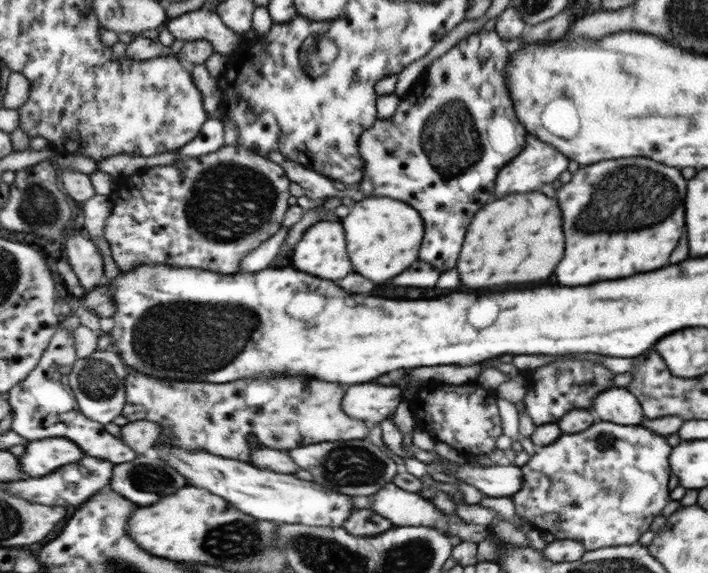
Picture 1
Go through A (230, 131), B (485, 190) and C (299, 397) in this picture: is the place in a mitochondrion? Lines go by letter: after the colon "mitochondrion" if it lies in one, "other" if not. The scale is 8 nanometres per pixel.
A: other
B: other
C: mitochondrion

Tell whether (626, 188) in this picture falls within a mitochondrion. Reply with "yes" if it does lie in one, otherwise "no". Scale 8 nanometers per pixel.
yes

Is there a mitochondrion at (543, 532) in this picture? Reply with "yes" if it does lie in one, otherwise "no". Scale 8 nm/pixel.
no

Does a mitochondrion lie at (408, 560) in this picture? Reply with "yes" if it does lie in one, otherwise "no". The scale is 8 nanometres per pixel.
yes

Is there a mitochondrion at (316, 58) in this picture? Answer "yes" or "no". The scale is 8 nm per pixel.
yes

